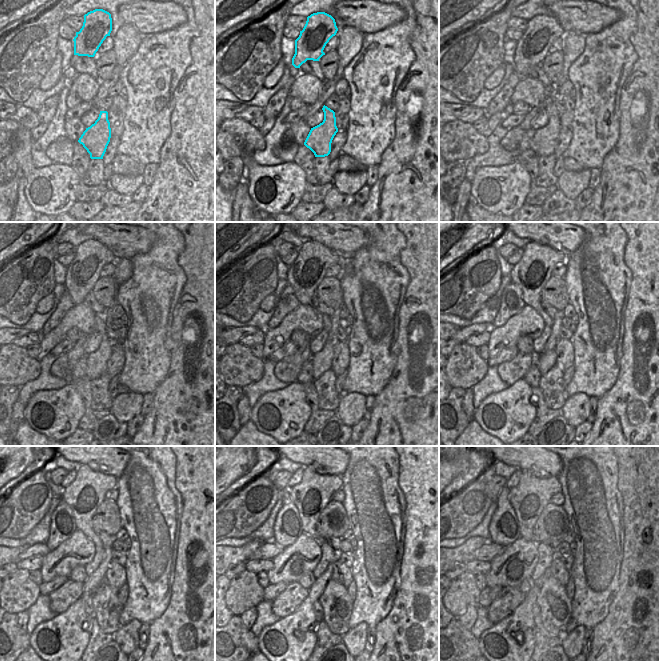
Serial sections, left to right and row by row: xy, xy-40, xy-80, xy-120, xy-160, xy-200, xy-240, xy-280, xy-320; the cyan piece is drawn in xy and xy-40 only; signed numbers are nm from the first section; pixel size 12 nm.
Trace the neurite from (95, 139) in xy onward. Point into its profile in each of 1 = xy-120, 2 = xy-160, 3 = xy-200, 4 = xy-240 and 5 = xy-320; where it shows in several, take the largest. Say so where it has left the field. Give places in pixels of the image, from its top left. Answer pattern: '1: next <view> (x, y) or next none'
1: next xy-120 (97, 361)
2: next xy-160 (321, 362)
3: next xy-200 (531, 273)
4: next xy-240 (84, 495)
5: next xy-320 (529, 498)

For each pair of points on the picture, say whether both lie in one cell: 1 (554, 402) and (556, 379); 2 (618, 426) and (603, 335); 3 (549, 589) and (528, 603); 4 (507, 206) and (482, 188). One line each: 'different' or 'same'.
1: same
2: different
3: different
4: same

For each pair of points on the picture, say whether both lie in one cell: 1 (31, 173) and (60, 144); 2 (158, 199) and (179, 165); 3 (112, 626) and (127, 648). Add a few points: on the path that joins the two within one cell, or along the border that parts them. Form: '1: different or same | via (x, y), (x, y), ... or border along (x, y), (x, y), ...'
1: different | border along (56, 163), (70, 165)
2: same | via (166, 191), (179, 178), (179, 173)
3: different | border along (121, 626), (112, 634)

